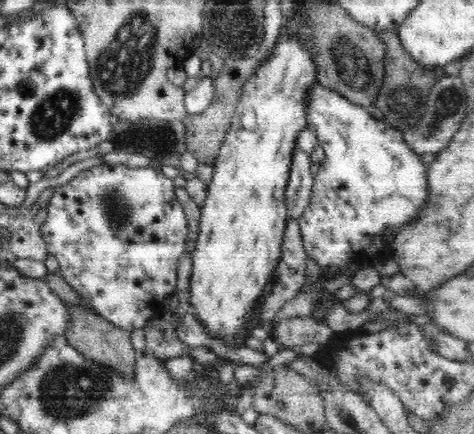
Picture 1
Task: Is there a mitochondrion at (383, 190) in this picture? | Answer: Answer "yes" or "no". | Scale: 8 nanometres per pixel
no

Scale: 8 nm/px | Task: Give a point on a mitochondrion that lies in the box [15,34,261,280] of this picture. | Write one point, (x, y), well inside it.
(54, 117)

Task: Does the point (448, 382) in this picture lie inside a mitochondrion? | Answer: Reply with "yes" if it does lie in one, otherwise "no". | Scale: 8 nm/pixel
no

